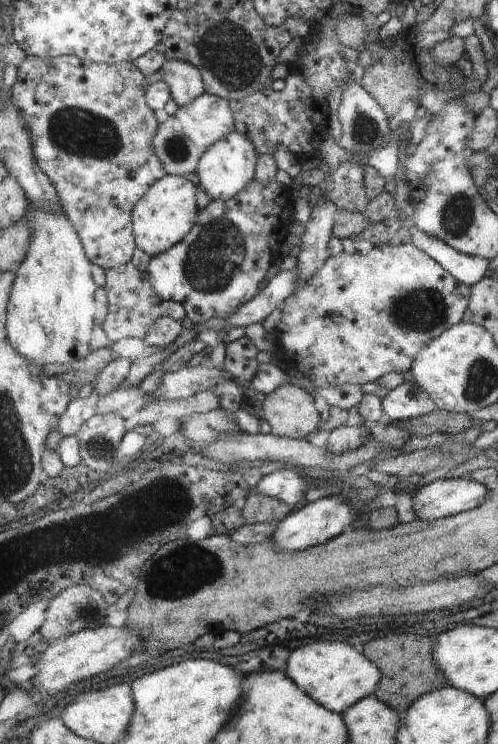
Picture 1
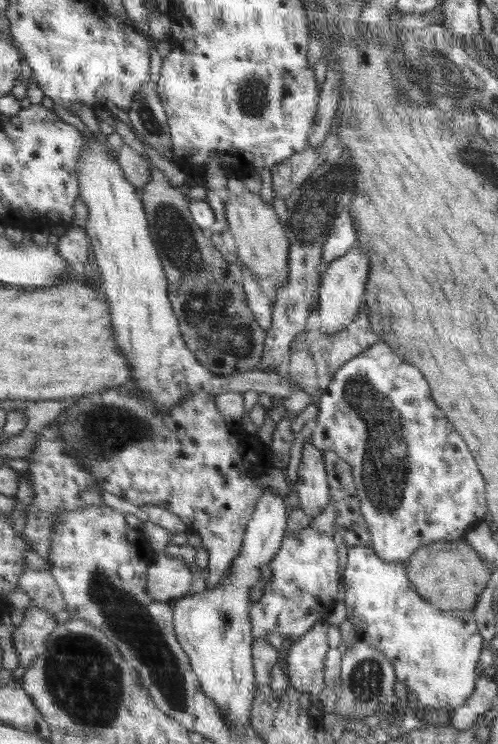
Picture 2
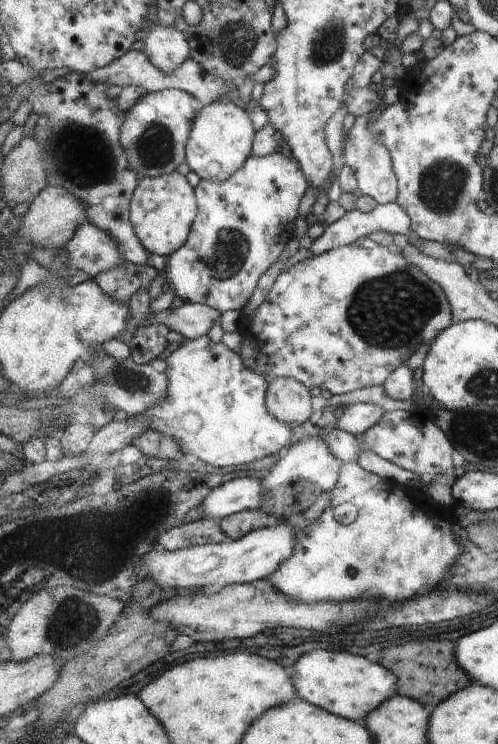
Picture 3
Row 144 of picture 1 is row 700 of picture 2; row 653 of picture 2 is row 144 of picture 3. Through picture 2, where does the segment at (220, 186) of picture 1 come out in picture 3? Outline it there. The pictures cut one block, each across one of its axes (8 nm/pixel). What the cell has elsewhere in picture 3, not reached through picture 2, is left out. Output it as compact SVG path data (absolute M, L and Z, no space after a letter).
M215 101L210 105L203 106L199 110L198 116L192 120L192 130L190 130L185 146L185 158L190 171L194 171L200 179L218 182L226 181L232 174L238 172L250 157L250 148L253 148L252 138L255 138L254 126L252 126L252 120L248 114L246 110L231 101Z

